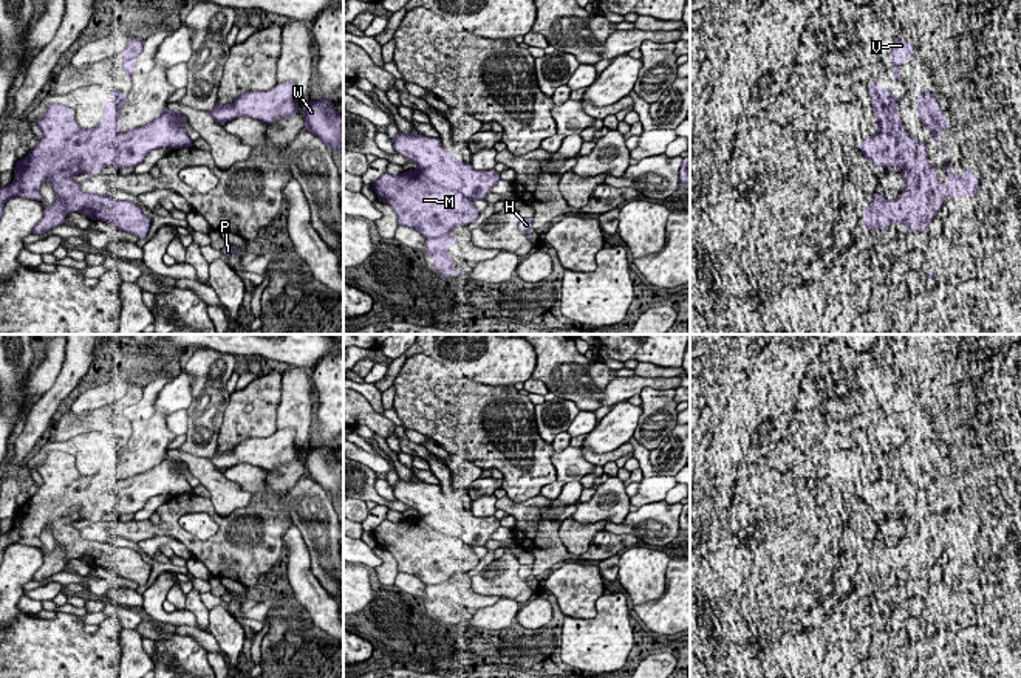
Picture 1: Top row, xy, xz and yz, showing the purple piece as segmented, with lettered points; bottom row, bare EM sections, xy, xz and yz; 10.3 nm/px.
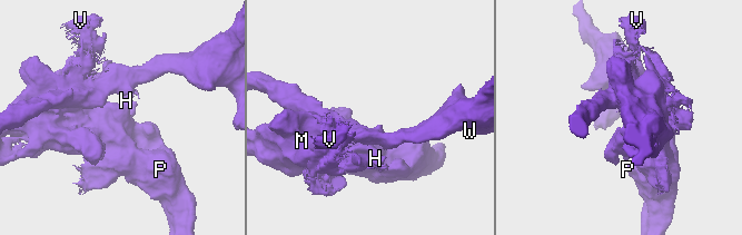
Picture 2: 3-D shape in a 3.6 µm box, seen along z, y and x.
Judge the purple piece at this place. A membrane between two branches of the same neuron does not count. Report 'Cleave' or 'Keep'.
Cleave

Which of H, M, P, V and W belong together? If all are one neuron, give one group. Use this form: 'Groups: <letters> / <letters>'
Groups: H M P V / W

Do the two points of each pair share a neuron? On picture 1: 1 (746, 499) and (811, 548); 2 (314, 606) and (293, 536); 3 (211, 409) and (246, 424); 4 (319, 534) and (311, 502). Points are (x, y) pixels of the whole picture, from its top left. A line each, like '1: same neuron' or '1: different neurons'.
1: same neuron
2: same neuron
3: different neurons
4: same neuron

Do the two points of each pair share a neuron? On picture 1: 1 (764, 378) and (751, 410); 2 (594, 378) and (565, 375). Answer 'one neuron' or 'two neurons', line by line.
1: one neuron
2: one neuron

